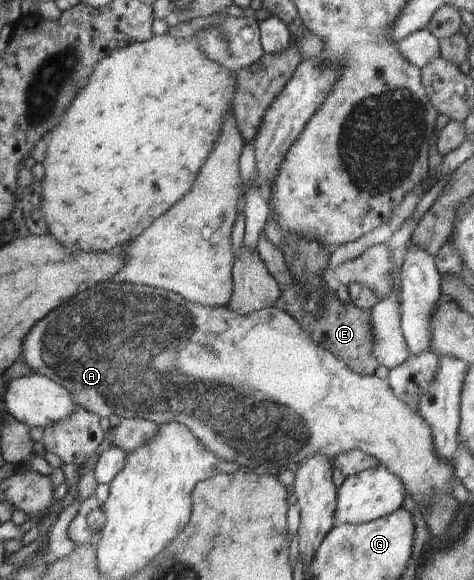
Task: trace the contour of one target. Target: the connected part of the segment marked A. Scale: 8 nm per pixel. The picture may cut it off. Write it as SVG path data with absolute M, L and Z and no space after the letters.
M113 280L96 284L80 292L77 296L63 302L63 308L55 308L47 316L47 330L45 318L31 328L28 336L23 339L20 362L29 365L33 373L45 375L52 381L63 385L70 392L71 398L77 405L94 412L100 418L108 418L115 413L121 419L140 418L153 421L156 425L175 421L184 424L216 457L239 464L241 468L253 470L260 475L268 474L279 476L282 469L293 469L302 460L315 453L323 453L330 459L345 451L359 449L378 459L379 465L395 474L404 485L407 494L410 494L418 503L423 516L426 506L435 495L451 495L449 480L454 475L453 462L440 461L434 453L432 434L426 420L413 410L407 403L399 400L391 390L385 379L373 375L360 375L353 372L344 362L341 362L330 350L317 344L312 337L306 334L303 327L287 312L279 310L276 306L263 307L257 312L238 315L227 307L208 307L185 300L182 296L147 285L129 283L115 283Z

